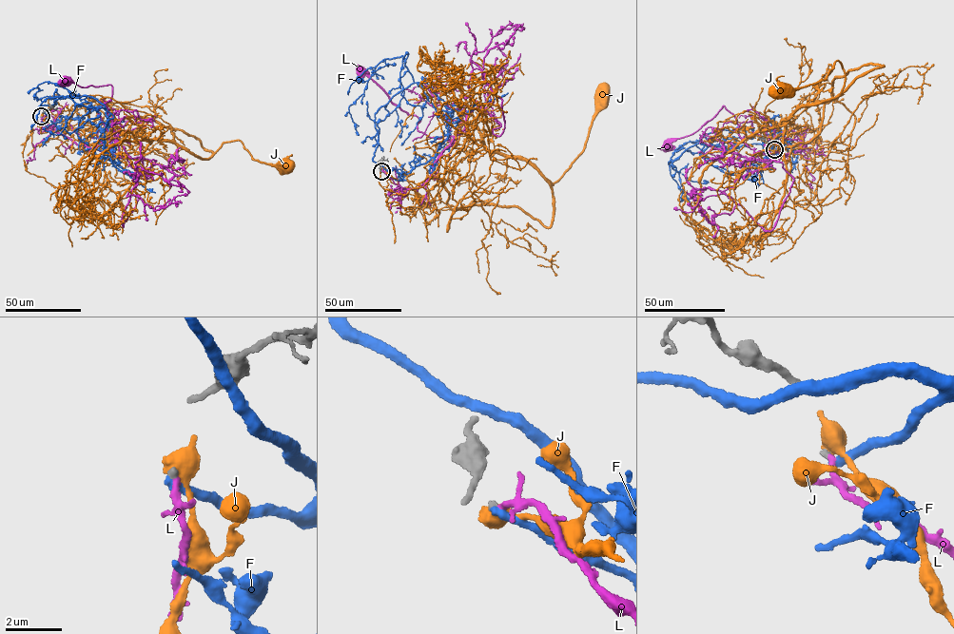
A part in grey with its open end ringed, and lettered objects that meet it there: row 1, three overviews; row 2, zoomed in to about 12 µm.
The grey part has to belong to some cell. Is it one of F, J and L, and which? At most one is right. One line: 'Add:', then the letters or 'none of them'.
Add: L

